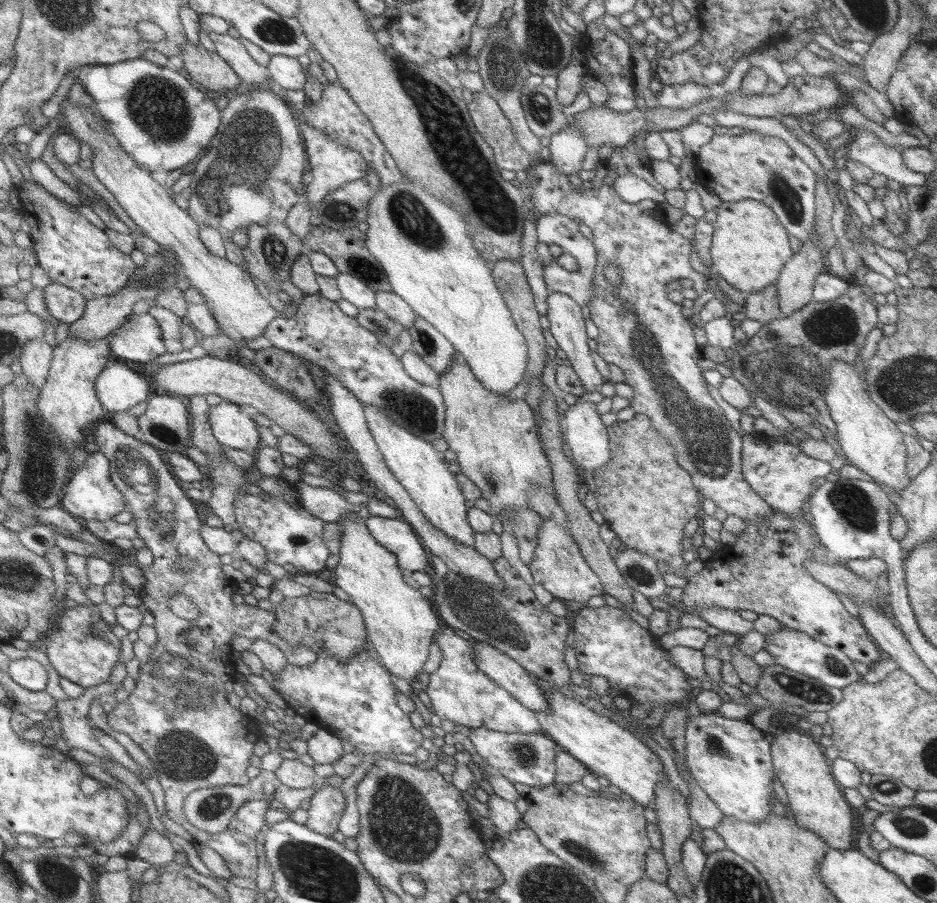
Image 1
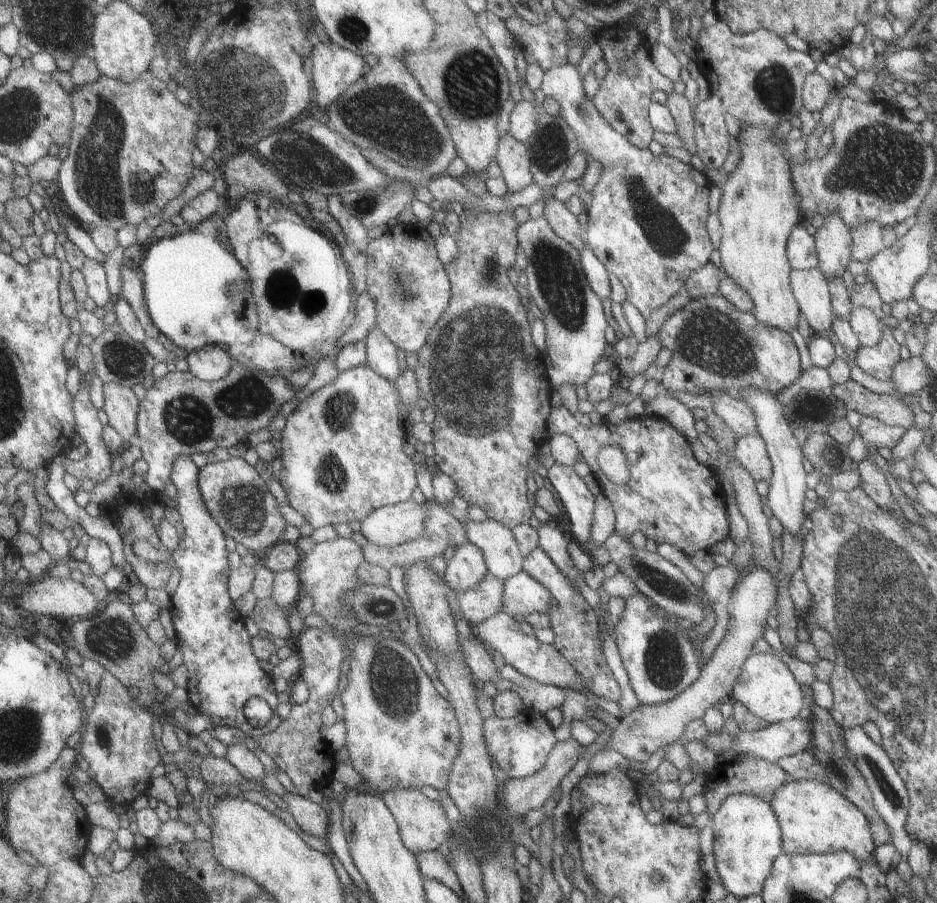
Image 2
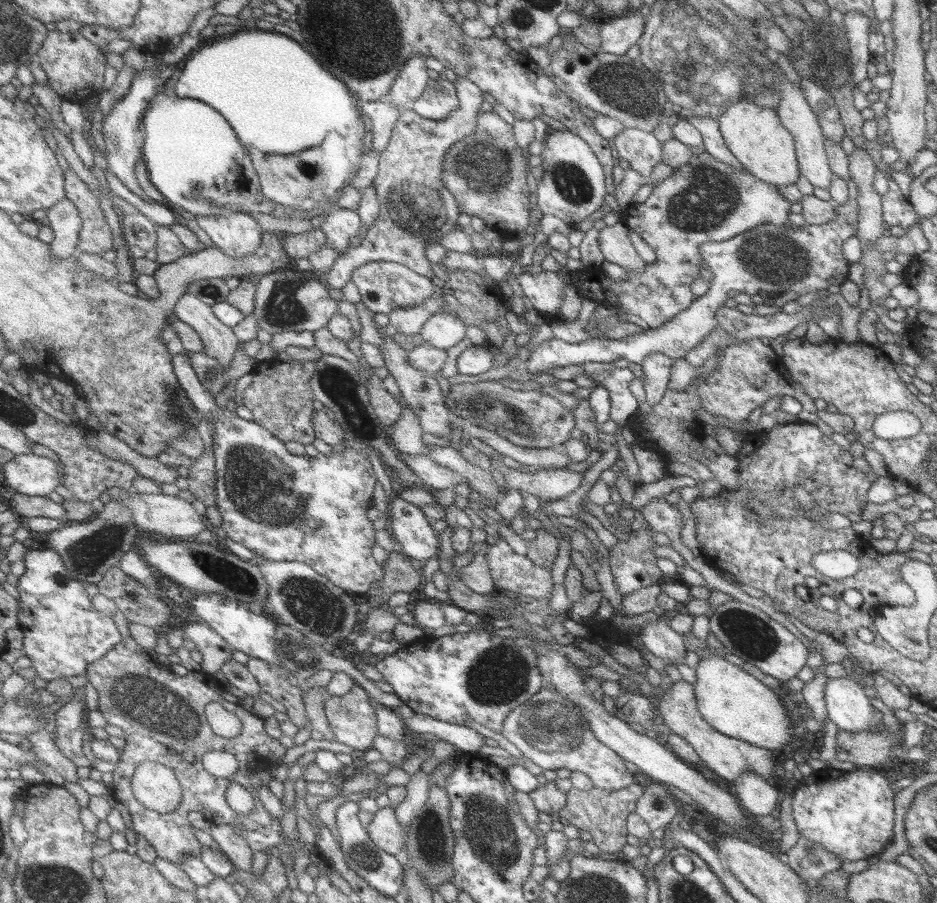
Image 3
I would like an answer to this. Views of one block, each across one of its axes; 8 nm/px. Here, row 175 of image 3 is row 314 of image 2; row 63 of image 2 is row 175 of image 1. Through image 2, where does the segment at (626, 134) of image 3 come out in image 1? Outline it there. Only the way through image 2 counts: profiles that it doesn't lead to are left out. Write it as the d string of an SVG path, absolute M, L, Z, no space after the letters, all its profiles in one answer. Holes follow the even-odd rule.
M571 121L559 132L551 134L544 145L548 148L549 163L564 176L581 170L586 152L584 137Z

